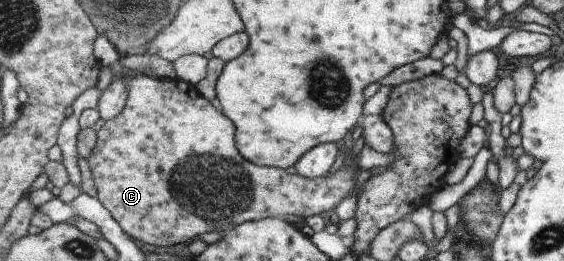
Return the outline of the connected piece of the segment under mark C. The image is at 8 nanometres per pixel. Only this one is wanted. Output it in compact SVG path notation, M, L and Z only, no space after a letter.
M115 62L113 65L113 73L115 77L125 77L127 75L127 85L129 85L129 97L123 109L123 113L115 119L106 120L105 125L98 131L97 145L91 157L89 157L89 167L93 171L93 179L97 186L97 197L101 203L109 210L109 213L119 222L123 231L133 237L139 243L147 245L177 245L179 243L189 244L197 240L204 233L211 231L219 231L227 233L235 229L237 225L243 225L250 221L257 221L258 219L279 218L287 219L289 215L297 215L298 217L311 217L311 215L321 215L321 213L329 213L331 209L335 209L345 197L353 195L353 191L363 191L363 184L359 185L359 167L356 167L356 162L353 166L341 166L336 173L329 173L325 177L319 179L305 179L301 175L287 173L284 169L275 167L257 167L257 164L247 161L239 149L235 147L235 125L233 121L227 117L223 111L217 111L211 101L200 93L196 86L191 85L189 82L181 80L179 77L172 78L152 78L147 77L133 77L129 75L129 69L123 63Z

